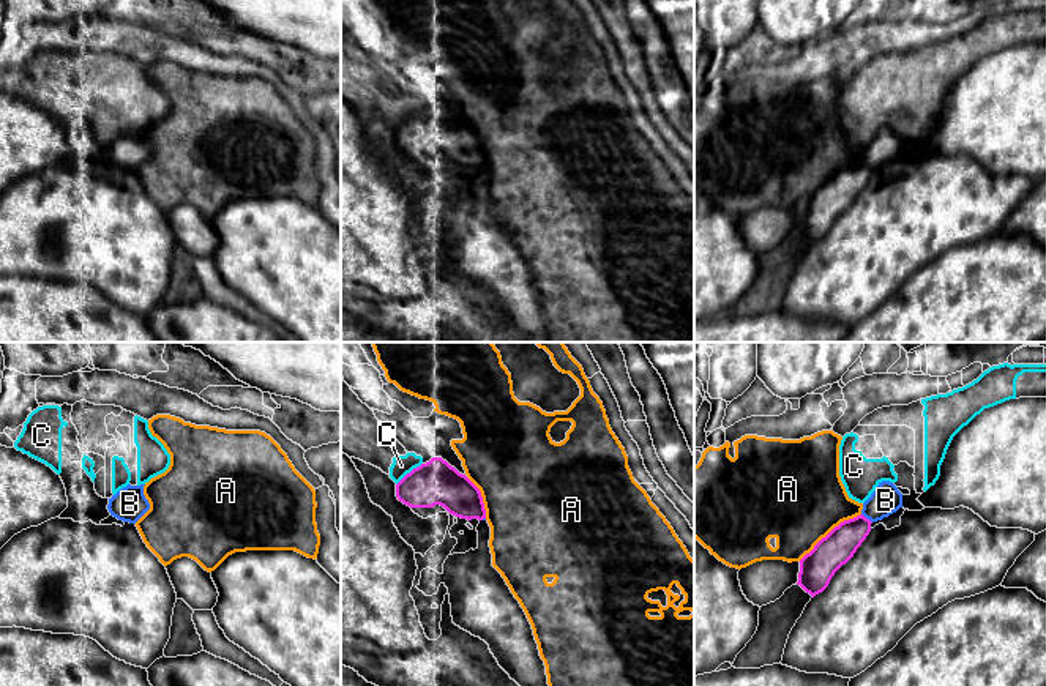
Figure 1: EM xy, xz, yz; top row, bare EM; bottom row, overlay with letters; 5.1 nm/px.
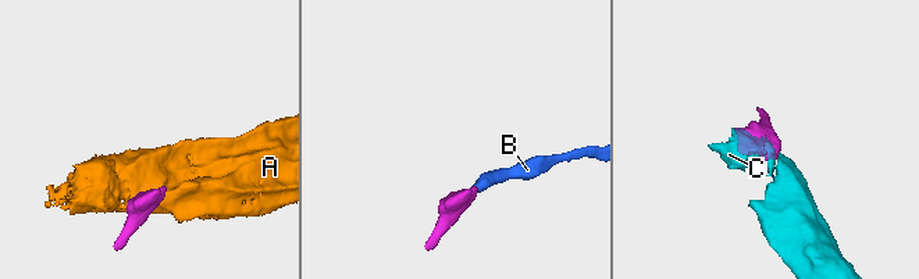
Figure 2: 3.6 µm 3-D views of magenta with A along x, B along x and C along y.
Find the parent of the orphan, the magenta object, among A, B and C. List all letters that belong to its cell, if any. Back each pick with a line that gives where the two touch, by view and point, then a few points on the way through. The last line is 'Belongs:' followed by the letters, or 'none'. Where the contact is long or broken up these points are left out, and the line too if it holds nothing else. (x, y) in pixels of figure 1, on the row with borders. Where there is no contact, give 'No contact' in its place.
B: Touches magenta at yz (865, 518). Path across: yz (833, 551), (865, 518), (885, 500)
Belongs: B

